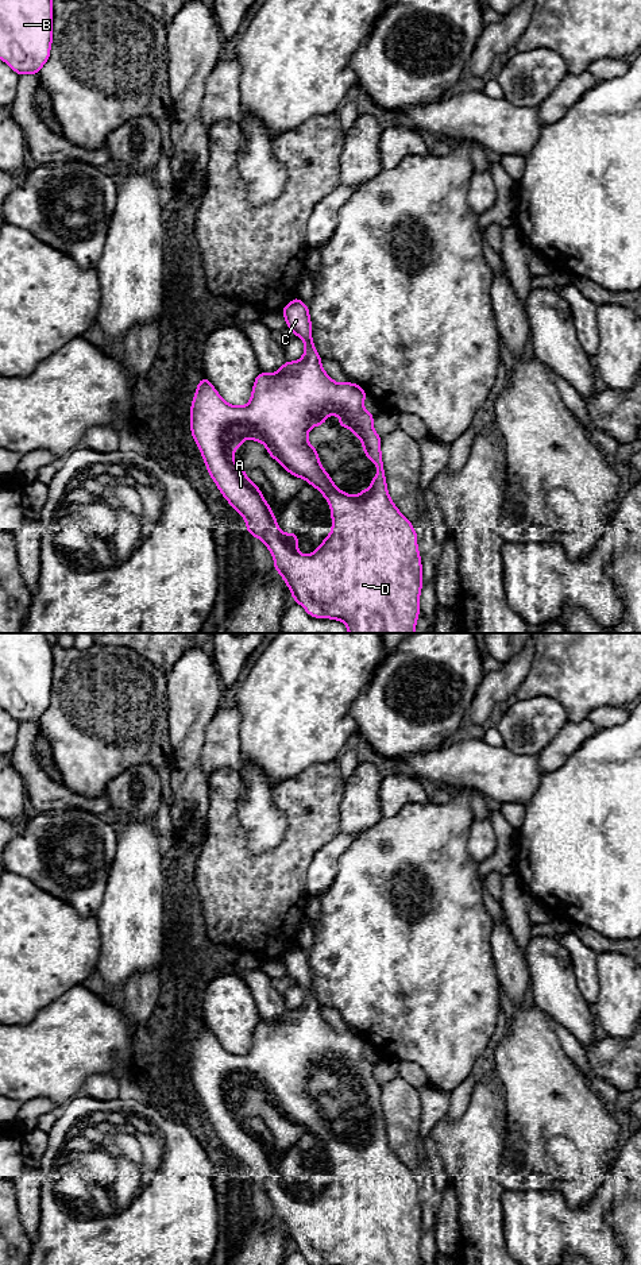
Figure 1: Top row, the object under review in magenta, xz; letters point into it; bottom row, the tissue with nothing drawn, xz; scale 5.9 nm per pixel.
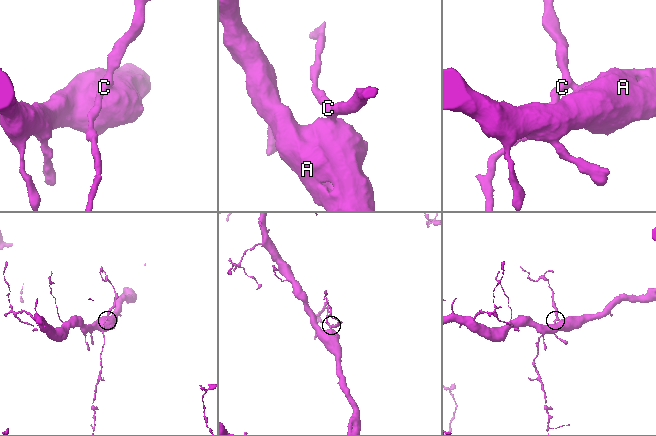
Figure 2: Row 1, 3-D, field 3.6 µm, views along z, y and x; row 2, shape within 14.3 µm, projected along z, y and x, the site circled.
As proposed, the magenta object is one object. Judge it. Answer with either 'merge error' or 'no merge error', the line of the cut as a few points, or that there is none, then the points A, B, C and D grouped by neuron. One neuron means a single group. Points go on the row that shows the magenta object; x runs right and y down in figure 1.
no merge error; cut none; groups A B C D

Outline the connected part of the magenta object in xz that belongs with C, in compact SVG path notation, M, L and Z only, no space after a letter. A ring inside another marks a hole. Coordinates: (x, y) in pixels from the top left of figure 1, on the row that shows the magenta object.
M300 297L285 305L286 325L304 340L305 352L297 362L286 360L274 374L259 373L251 400L244 406L225 402L204 377L190 408L190 431L201 451L208 473L224 498L246 521L251 536L260 539L274 558L274 568L291 591L293 601L314 618L340 620L348 633L414 633L420 614L422 567L417 533L410 521L393 504L386 486L381 455L381 435L372 428L374 414L363 408L367 397L362 386L336 383L321 367L321 356L312 340L308 305ZM329 414L340 417L339 425L354 431L363 443L364 455L378 467L371 487L358 495L340 491L323 468L317 448L308 441L310 428L325 424ZM244 439L266 446L267 452L287 473L304 478L321 491L331 506L332 531L310 555L297 551L297 533L283 533L259 487L247 478L233 454Z

